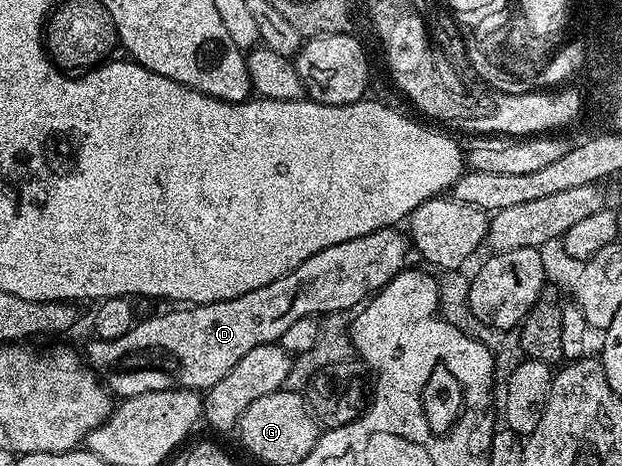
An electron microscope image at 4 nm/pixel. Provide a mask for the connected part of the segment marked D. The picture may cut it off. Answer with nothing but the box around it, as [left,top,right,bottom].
[86,228,406,398]

